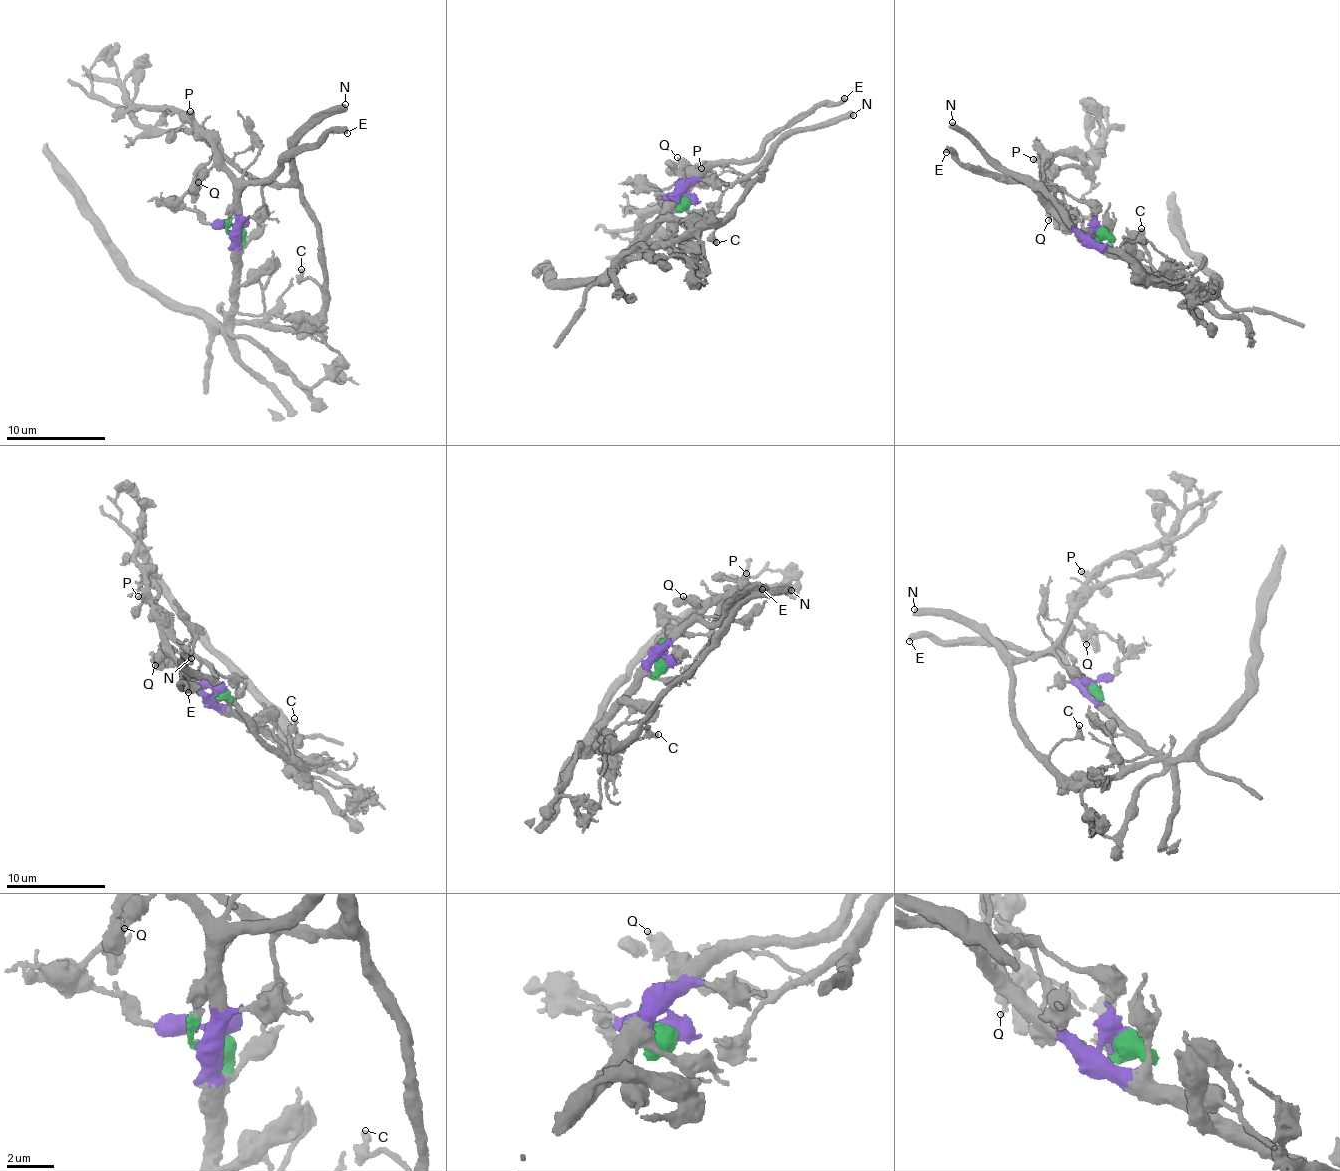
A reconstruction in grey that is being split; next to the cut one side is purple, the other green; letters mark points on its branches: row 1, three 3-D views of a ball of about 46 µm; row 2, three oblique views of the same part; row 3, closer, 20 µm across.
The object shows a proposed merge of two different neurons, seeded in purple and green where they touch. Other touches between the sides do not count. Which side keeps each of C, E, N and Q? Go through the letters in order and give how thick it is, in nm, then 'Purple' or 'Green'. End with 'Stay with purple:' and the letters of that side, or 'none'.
C: Thickness 280 nm. Green
E: Thickness 360 nm. Purple
N: Thickness 500 nm. Green
Q: Thickness 400 nm. Purple
Stay with purple: E, Q

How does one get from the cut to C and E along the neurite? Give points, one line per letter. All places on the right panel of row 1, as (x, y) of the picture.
C: (1098, 229), (1088, 240), (1068, 221), (1058, 187), (1043, 190), (1081, 230), (1117, 249), (1138, 237), (1141, 228)
E: (1098, 229), (1082, 237), (1028, 185), (964, 164), (951, 150), (947, 153)

